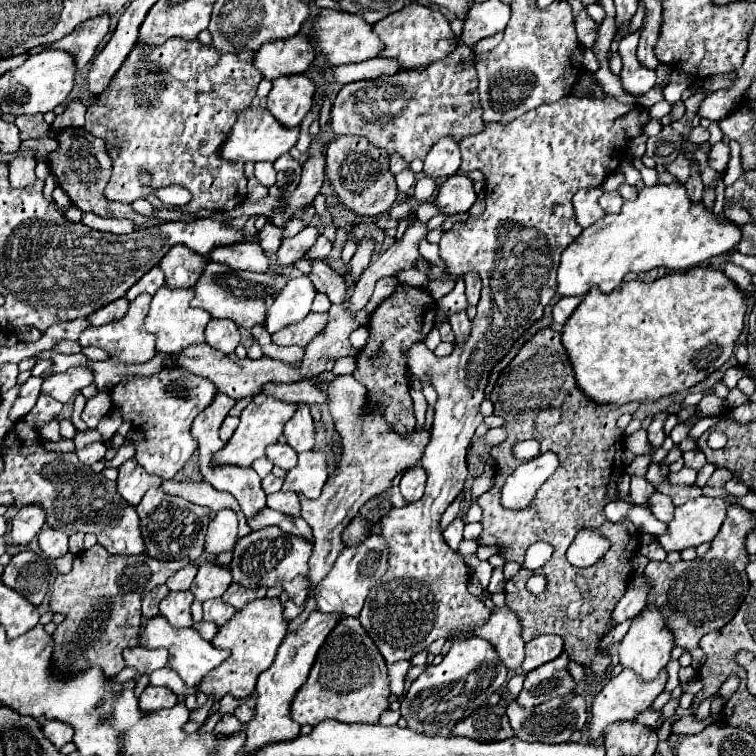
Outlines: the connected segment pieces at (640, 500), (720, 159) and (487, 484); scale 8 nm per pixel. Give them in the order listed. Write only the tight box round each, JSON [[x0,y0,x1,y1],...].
[[631,476,657,510],[709,142,729,176],[471,471,494,497]]

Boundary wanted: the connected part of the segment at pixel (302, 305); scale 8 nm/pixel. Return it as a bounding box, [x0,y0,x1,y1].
[265,276,315,330]

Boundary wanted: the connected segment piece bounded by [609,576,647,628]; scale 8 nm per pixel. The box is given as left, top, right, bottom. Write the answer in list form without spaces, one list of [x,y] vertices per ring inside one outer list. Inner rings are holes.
[[[635,576],[633,588],[629,588],[625,592],[625,596],[619,600],[619,604],[615,606],[609,626],[615,628],[621,622],[637,616],[641,612],[641,608],[645,608],[645,596],[647,596],[647,588],[643,588],[643,576]]]

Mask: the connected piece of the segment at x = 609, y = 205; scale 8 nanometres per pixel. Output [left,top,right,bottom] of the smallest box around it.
[599,192,623,214]

